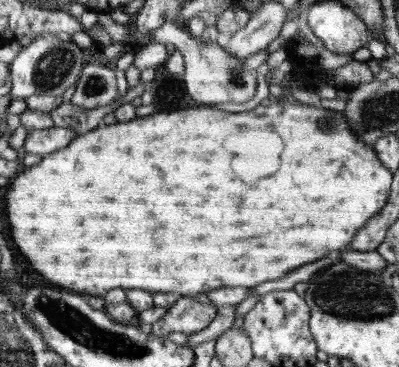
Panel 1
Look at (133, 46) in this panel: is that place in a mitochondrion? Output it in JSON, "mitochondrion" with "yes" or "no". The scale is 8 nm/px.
{"mitochondrion":"no"}

